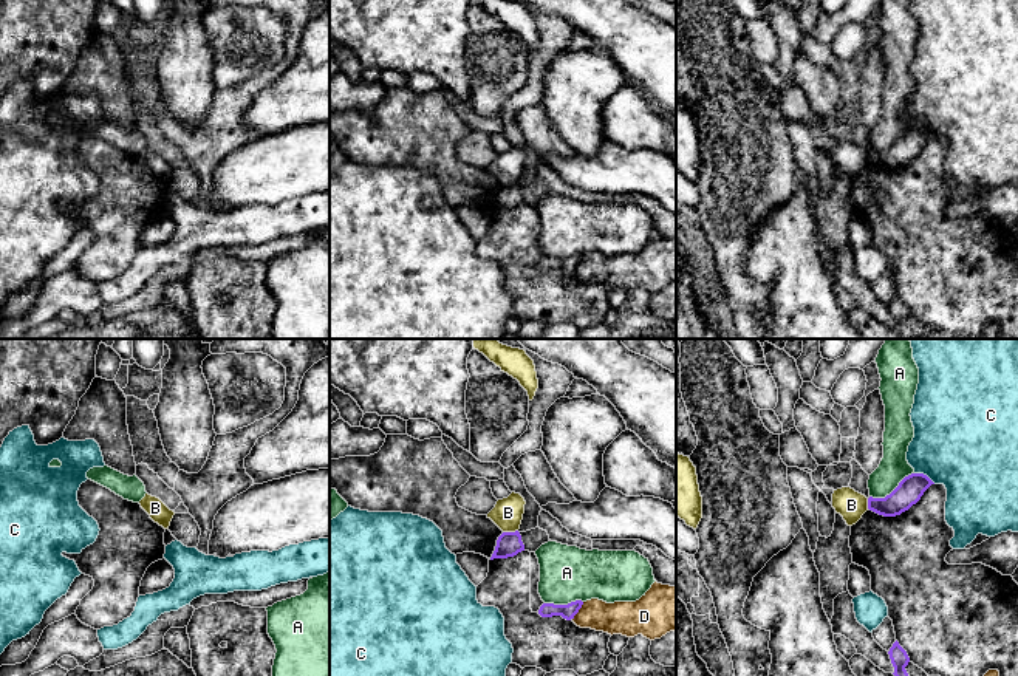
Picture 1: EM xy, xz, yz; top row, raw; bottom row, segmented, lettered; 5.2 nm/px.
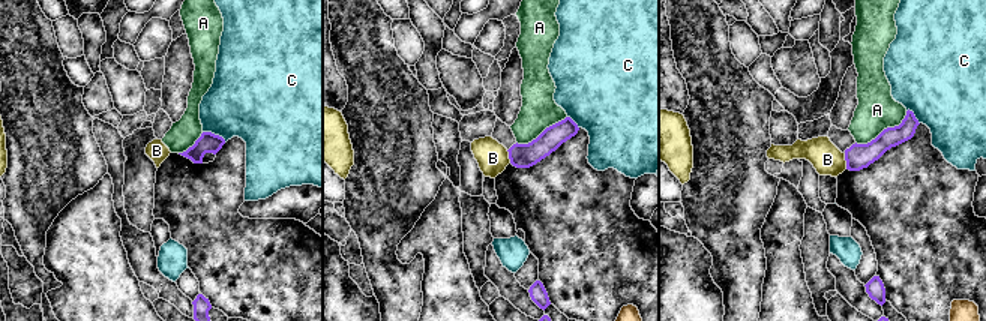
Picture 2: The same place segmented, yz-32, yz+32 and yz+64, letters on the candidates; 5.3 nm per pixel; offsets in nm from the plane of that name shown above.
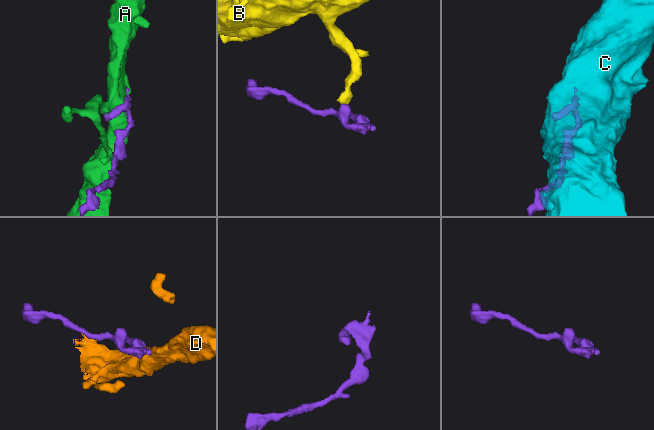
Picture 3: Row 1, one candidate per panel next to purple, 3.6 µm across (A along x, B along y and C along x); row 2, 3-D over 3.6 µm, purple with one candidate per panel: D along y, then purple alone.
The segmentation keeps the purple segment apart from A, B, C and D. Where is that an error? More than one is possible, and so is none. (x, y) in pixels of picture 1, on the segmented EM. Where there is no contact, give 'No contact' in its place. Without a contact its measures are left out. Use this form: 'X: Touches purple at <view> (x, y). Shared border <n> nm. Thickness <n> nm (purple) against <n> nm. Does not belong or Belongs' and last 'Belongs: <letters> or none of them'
A: Touches purple at yz (893, 491). Shared border 260 nm. Thickness 140 nm (purple) against 150 nm. Does not belong
B: Touches purple at xz (509, 532). Shared border 80 nm. Thickness 130 nm (purple) against 160 nm. Does not belong
C: Touches purple at yz (925, 475). Shared border 130 nm. Thickness 140 nm (purple) against 480 nm. Does not belong
D: Touches purple at xz (577, 611). Shared border 110 nm. Thickness 80 nm (purple) against 180 nm. Does not belong
Belongs: none of them

